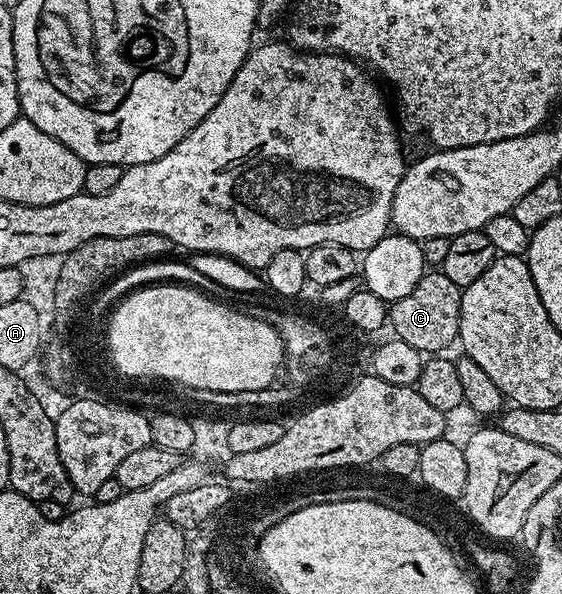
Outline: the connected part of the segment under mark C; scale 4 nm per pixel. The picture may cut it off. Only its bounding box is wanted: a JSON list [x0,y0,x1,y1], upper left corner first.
[388,271,462,355]

